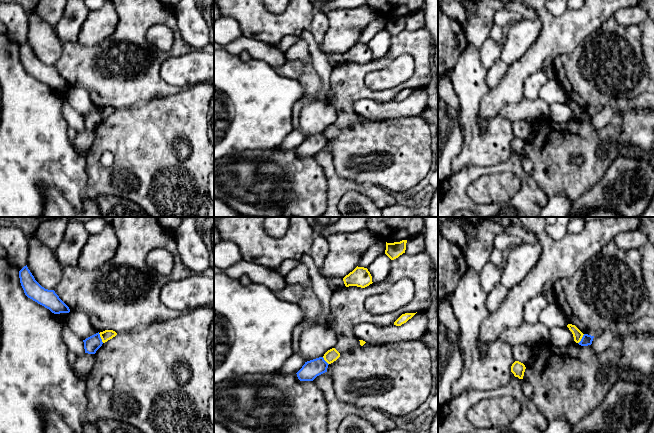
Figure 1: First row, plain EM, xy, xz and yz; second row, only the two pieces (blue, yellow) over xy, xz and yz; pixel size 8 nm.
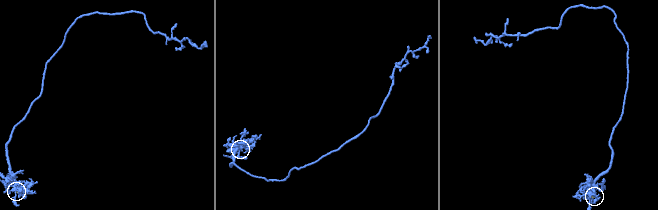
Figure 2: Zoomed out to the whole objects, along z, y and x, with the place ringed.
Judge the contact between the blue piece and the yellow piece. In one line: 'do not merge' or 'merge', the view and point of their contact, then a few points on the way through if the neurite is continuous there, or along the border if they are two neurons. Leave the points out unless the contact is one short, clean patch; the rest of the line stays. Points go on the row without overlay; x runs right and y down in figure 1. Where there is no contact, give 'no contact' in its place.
do not merge; meets blue in xy at (100, 114); border along xy (98, 109), (103, 118)

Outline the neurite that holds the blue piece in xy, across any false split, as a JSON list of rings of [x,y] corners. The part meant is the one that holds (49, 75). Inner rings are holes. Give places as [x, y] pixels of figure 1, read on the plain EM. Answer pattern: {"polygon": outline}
{"polygon": [[[27,41],[19,47],[21,62],[25,71],[54,90],[69,89],[69,83],[59,74],[54,66],[42,63],[34,54]]]}

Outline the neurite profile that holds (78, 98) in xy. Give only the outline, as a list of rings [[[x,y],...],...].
[[[70,87],[67,93],[67,101],[82,116],[98,109],[92,103],[88,91],[83,87]]]

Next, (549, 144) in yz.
[[[548,117],[535,119],[527,123],[529,136],[524,140],[526,145],[523,155],[534,163],[534,171],[529,176],[549,198],[562,193],[572,201],[579,199],[591,189],[619,156],[618,138],[621,132],[620,123],[615,120],[600,130],[595,130],[592,121],[581,122],[573,118],[564,123],[556,123]],[[570,155],[581,156],[583,163],[579,166],[570,163]]]

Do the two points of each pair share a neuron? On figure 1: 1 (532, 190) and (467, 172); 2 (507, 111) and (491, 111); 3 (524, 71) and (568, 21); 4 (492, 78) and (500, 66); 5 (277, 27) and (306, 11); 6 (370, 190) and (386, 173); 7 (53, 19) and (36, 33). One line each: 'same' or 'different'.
1: same
2: different
3: same
4: same
5: same
6: different
7: different

